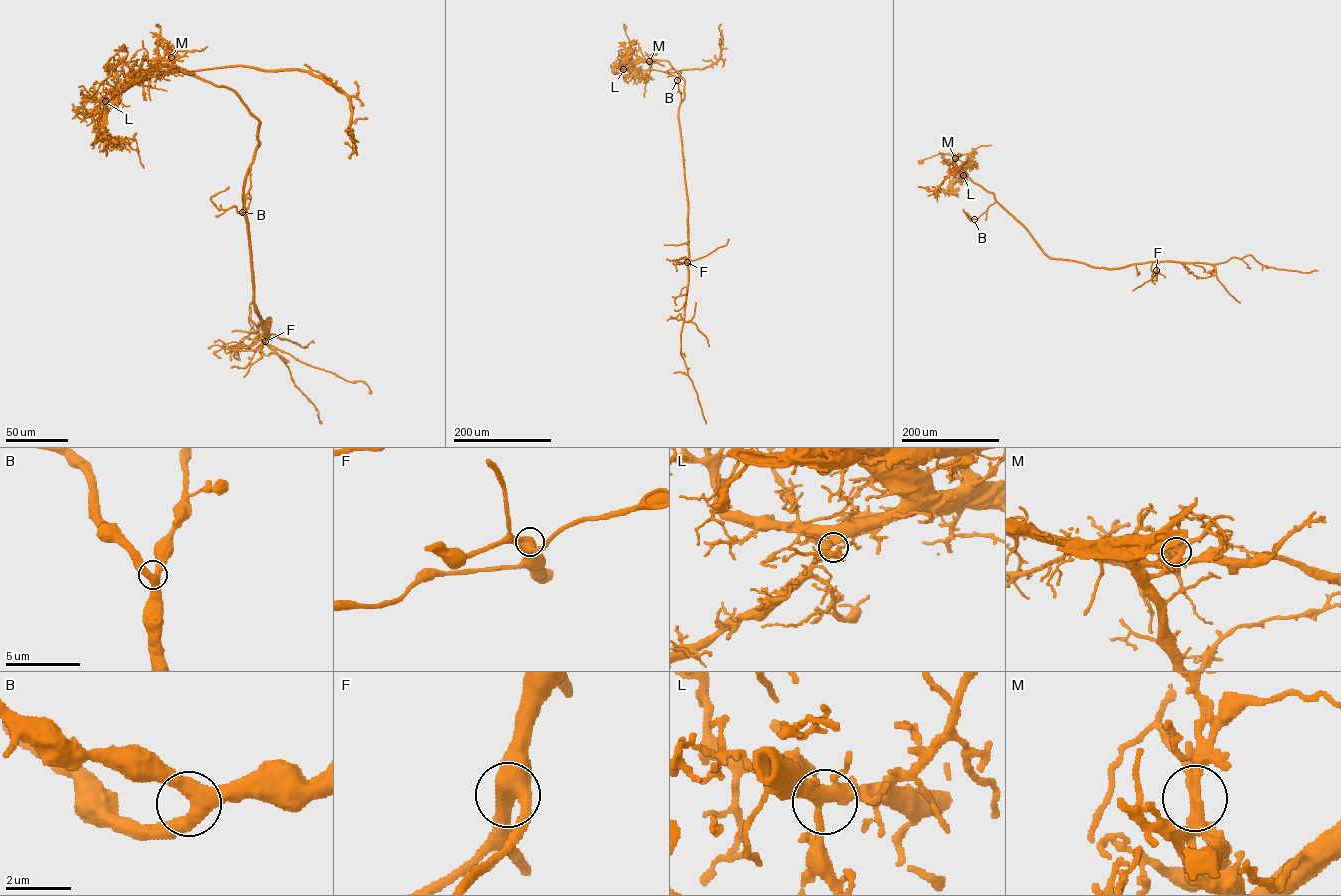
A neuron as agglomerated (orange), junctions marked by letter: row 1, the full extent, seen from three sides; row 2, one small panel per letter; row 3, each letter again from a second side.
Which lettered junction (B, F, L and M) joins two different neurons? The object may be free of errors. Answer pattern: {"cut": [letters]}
{"cut": ["M"]}

